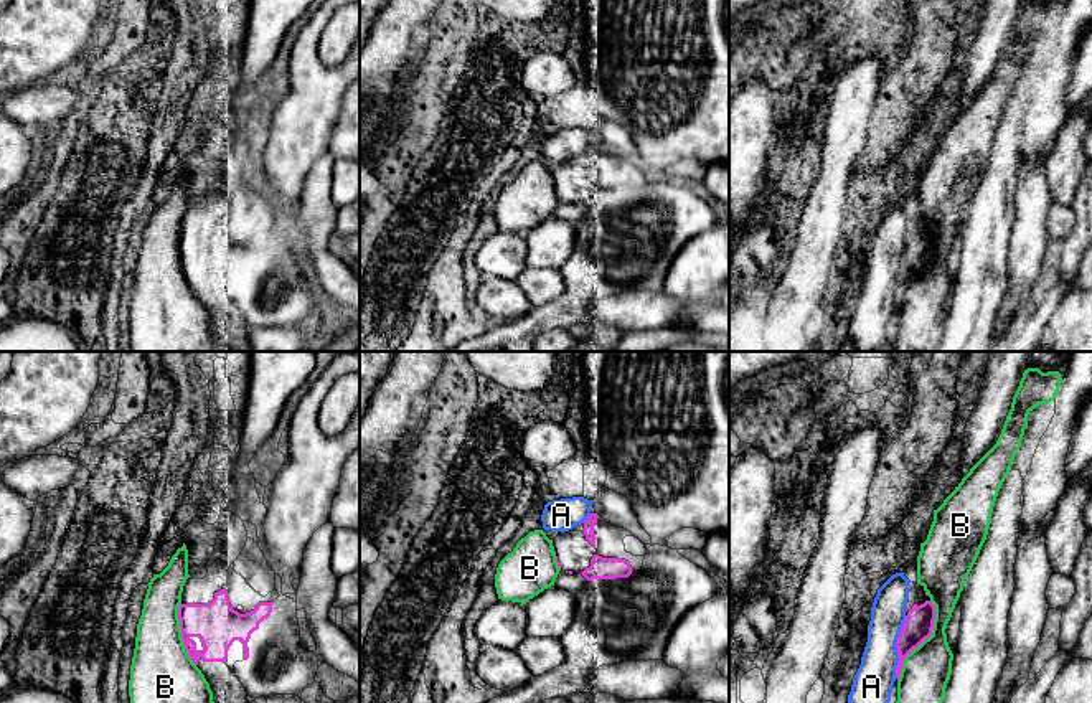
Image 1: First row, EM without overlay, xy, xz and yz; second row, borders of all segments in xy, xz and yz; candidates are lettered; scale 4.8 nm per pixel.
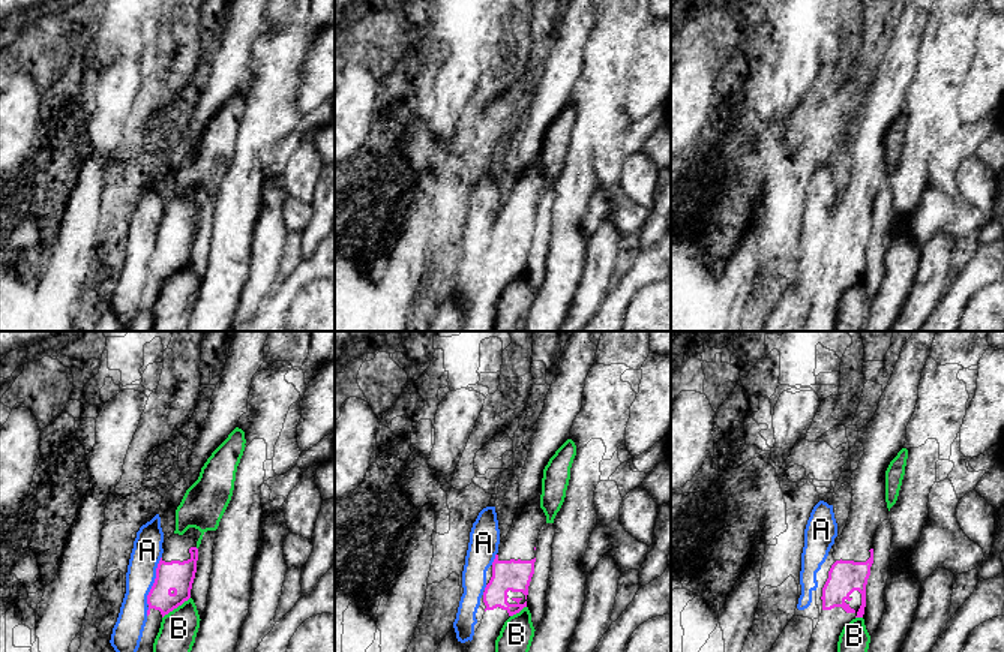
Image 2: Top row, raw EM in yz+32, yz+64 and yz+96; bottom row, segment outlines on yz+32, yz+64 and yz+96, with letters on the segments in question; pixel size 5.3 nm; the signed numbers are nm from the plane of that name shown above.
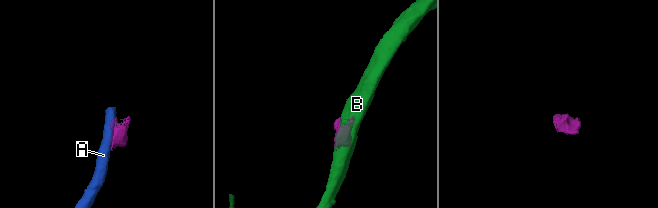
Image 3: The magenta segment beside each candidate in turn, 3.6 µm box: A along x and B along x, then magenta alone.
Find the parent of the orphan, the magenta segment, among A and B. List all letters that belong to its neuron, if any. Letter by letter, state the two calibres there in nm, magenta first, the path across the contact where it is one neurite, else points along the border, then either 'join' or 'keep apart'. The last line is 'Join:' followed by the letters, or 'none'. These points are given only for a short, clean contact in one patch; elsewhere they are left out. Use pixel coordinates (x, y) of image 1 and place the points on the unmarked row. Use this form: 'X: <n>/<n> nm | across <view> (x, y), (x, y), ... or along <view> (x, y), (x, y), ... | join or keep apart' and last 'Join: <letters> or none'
A: 140/200 nm | keep apart
B: 140/240 nm | keep apart
Join: none

